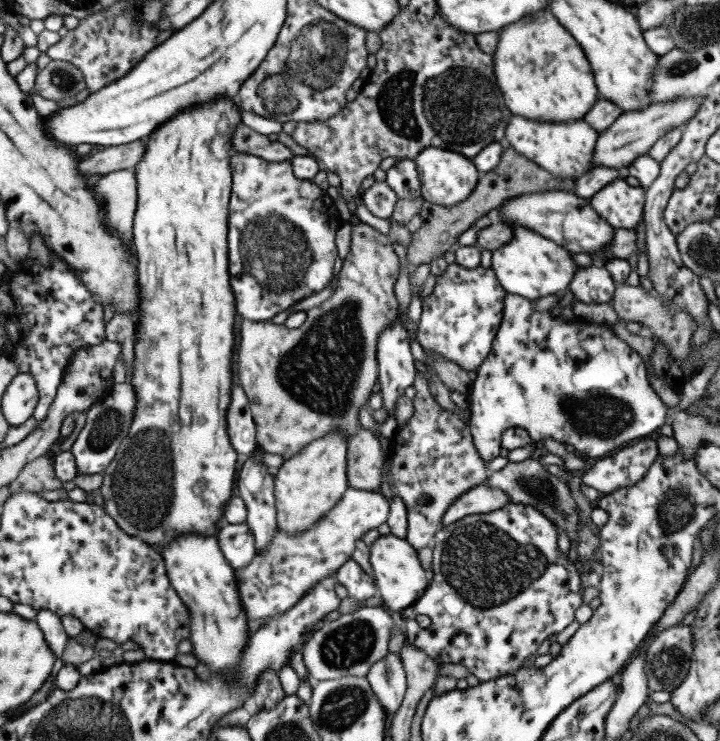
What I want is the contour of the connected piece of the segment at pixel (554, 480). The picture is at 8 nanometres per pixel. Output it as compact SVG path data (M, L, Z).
M535 456L525 459L521 462L509 461L509 463L504 466L504 468L501 468L500 470L497 470L496 472L488 475L486 483L488 483L491 487L496 487L500 490L503 490L504 492L507 492L510 495L512 503L527 504L533 506L534 508L537 508L539 511L542 511L542 514L544 514L544 516L547 516L552 522L556 523L558 534L562 534L563 532L565 532L570 538L571 542L578 542L578 560L586 559L591 566L591 572L594 571L593 568L594 564L596 564L596 561L594 561L594 557L592 556L594 556L596 548L599 548L599 544L601 543L600 534L598 534L598 537L594 536L592 530L590 529L590 527L587 526L585 522L584 524L578 524L578 517L580 516L580 514L582 520L583 517L581 511L578 511L578 509L576 509L577 506L574 502L574 498L570 493L568 483L565 483L562 479L558 479L558 477L555 477L554 475L549 473L546 467L539 463L538 459Z

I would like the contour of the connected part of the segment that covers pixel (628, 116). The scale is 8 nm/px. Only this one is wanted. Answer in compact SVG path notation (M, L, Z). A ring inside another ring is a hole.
M682 97L664 101L663 103L654 103L652 106L641 111L623 111L623 113L614 121L610 128L599 133L596 141L596 146L593 152L593 167L608 167L615 169L627 168L639 156L646 155L647 152L654 146L654 143L661 139L665 134L670 132L670 129L676 128L687 123L696 114L703 98Z

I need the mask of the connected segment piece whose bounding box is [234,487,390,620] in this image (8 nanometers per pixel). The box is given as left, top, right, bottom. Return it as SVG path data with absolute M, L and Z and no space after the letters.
M348 487L336 506L328 511L318 524L298 535L276 530L265 551L256 553L241 569L236 569L238 594L249 620L272 619L289 611L301 598L327 576L334 576L338 569L351 559L355 542L368 531L378 529L387 522L390 501L381 491L370 492Z

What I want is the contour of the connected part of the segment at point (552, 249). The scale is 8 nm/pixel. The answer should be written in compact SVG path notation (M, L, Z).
M515 222L504 223L513 230L513 237L500 249L491 252L491 270L506 293L522 296L532 302L549 295L566 293L575 272L579 270L572 260L572 253L535 230Z

